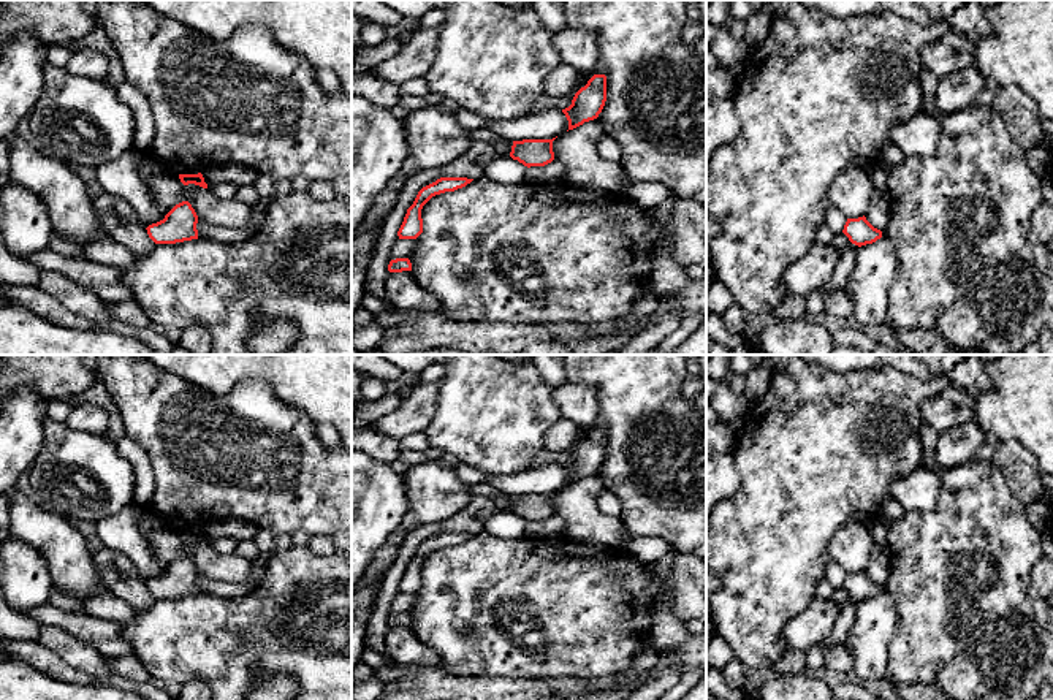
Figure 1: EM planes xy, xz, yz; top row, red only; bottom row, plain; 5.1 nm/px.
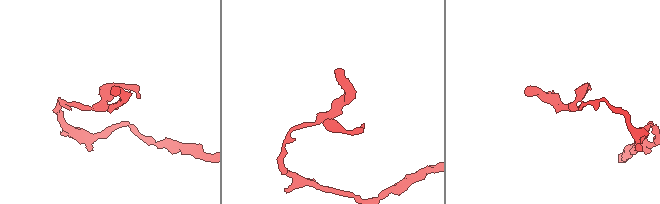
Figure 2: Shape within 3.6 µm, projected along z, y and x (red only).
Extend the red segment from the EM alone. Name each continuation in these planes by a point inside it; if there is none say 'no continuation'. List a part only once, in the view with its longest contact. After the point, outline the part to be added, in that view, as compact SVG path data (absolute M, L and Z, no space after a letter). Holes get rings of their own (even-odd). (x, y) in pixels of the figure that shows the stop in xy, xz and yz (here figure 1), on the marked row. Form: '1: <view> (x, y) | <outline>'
no continuation

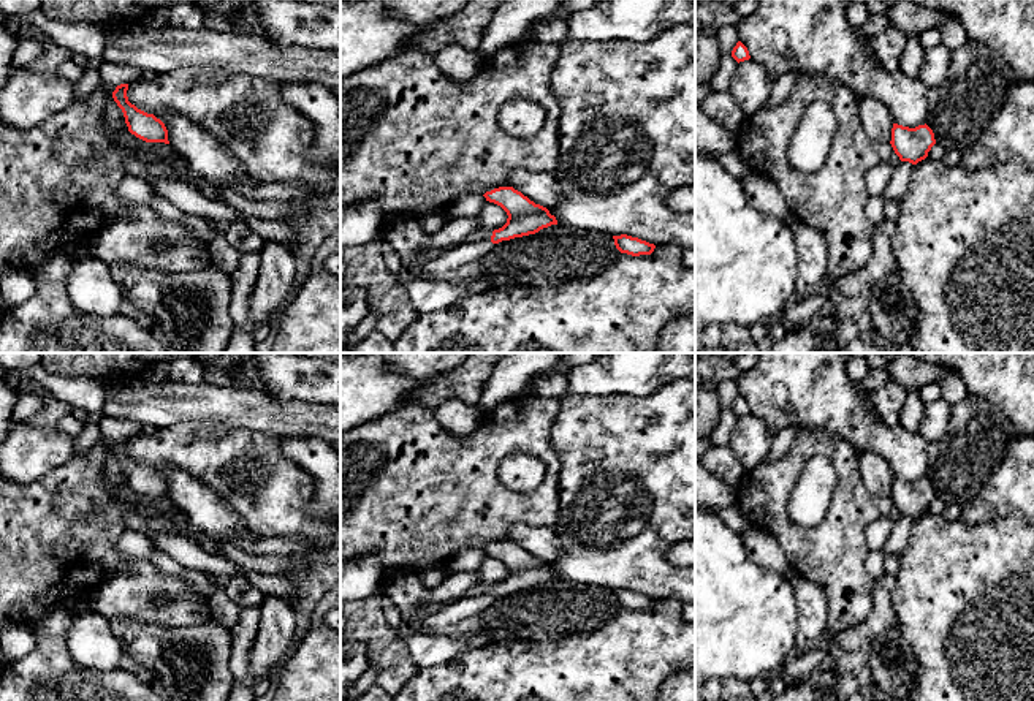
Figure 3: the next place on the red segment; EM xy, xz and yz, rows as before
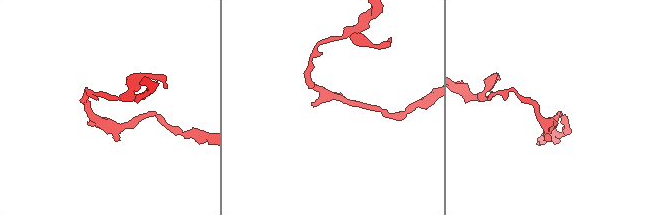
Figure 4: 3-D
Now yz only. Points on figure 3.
no continuation

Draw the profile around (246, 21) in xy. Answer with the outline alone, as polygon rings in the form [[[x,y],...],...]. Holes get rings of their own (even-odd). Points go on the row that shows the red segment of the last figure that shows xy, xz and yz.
[[[253,3],[244,5],[228,14],[233,32],[247,38],[261,38],[263,27],[260,11]]]

